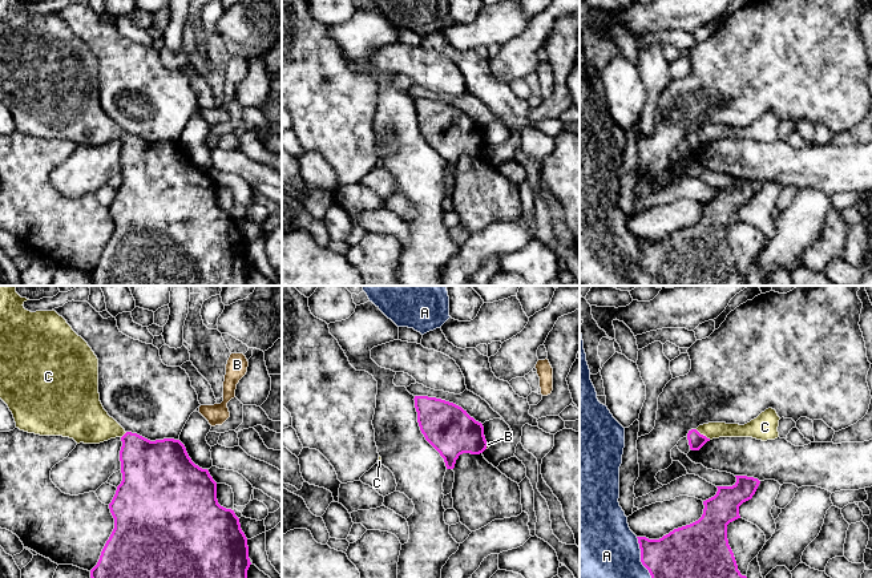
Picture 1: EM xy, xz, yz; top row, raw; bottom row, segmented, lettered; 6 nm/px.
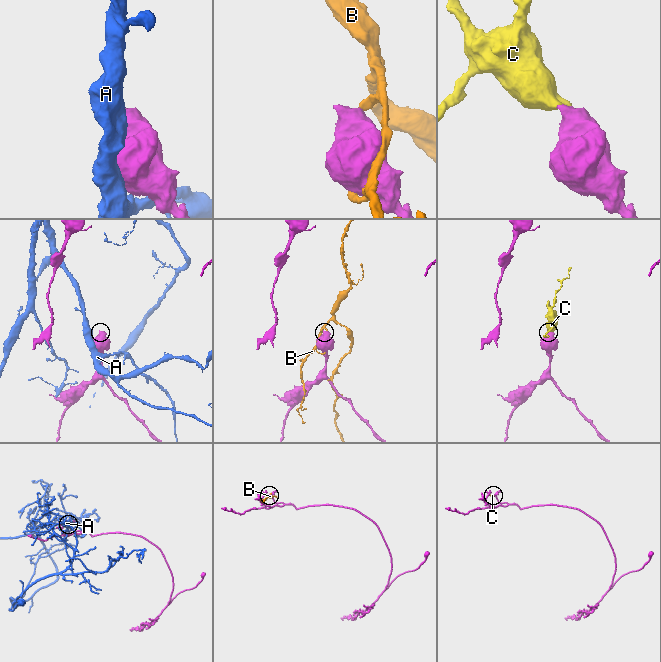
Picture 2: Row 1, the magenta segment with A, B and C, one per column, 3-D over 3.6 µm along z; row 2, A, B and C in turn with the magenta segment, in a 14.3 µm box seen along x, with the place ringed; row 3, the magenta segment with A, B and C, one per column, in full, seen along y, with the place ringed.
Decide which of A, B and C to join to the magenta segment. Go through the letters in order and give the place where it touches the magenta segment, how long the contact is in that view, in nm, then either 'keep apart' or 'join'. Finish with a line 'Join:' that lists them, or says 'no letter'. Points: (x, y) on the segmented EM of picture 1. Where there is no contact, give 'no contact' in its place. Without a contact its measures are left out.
A: yz (641, 557) | 260 nm | keep apart
B: xz (487, 445) | 40 nm | keep apart
C: yz (702, 435) | 110 nm | join
Join: C

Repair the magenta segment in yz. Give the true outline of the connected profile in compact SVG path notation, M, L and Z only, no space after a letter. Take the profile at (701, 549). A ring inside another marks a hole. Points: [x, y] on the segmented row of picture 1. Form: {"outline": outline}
{"outline": "M735 477L732 486L716 486L716 494L703 501L703 514L698 521L659 539L637 537L641 562L651 578L747 578L738 570L727 525L740 518L739 506L752 498L760 481Z"}

